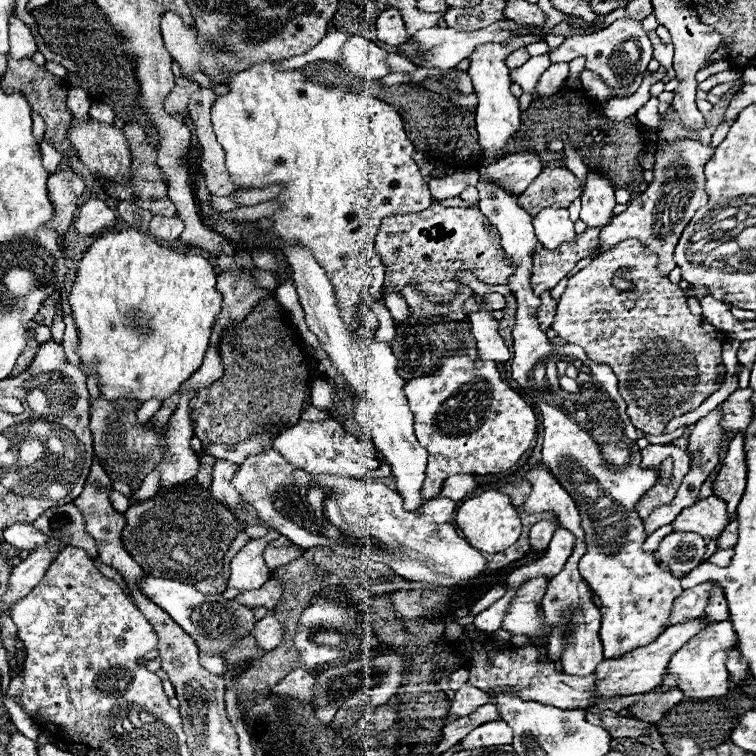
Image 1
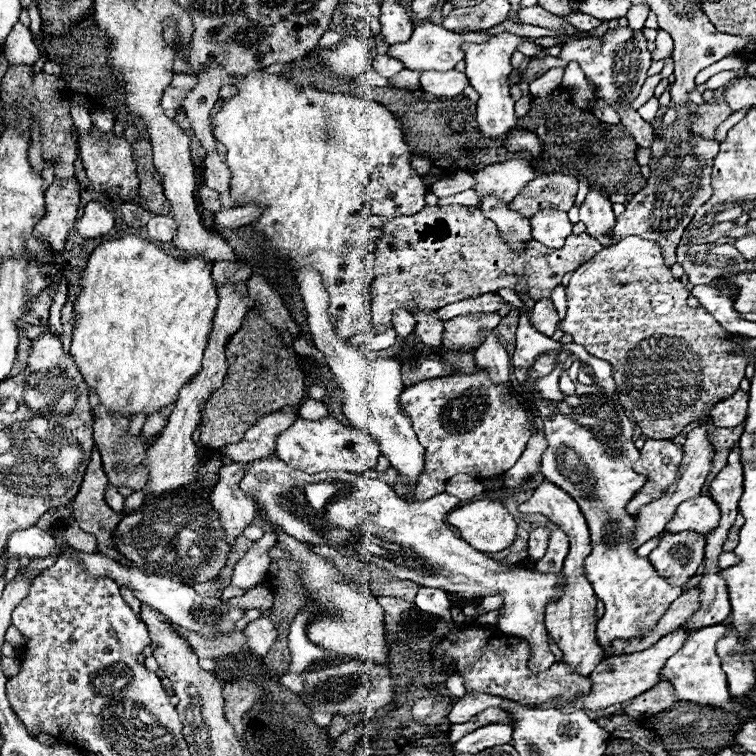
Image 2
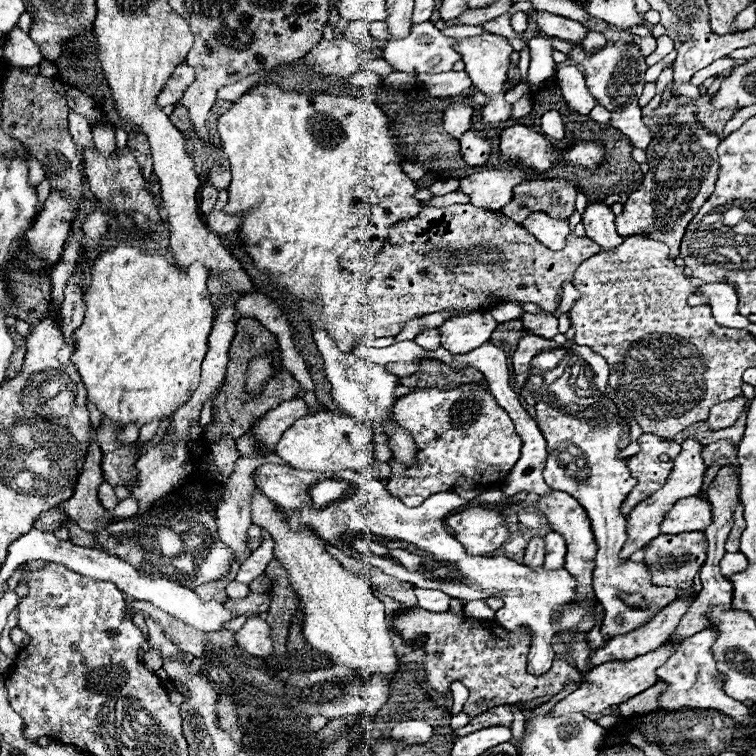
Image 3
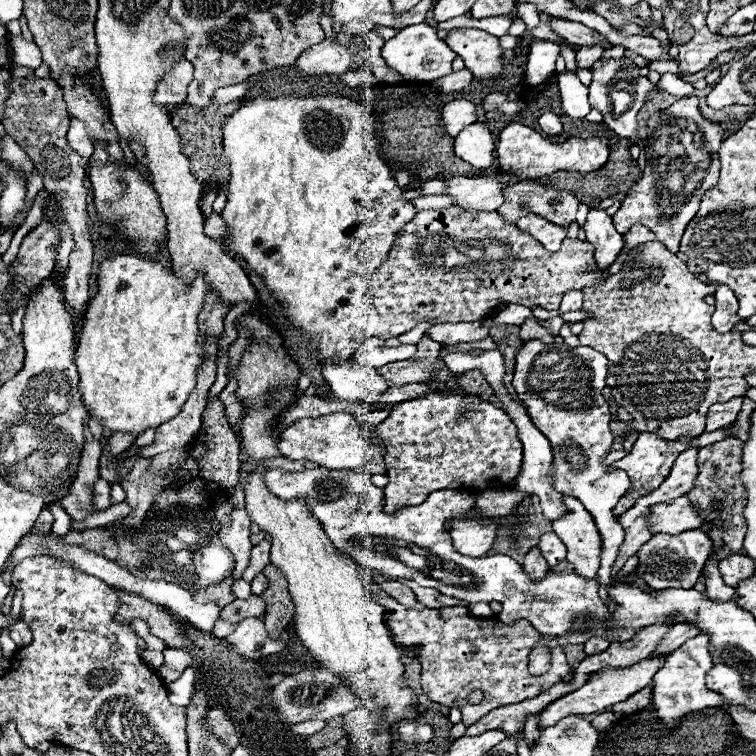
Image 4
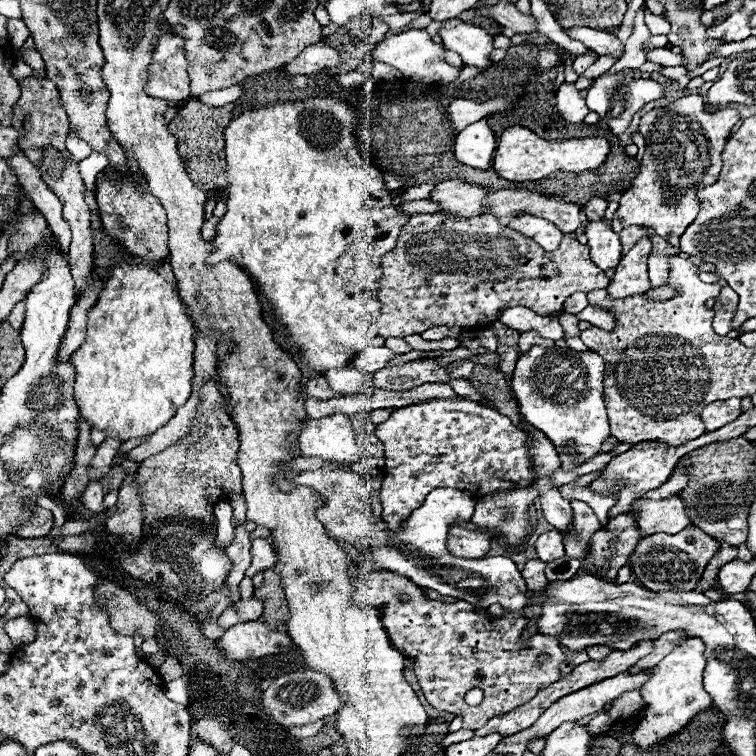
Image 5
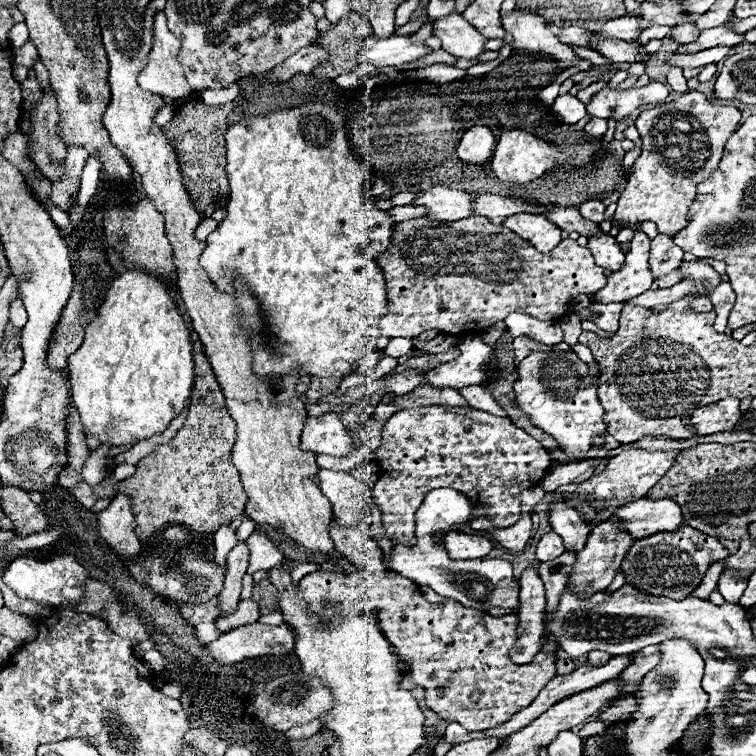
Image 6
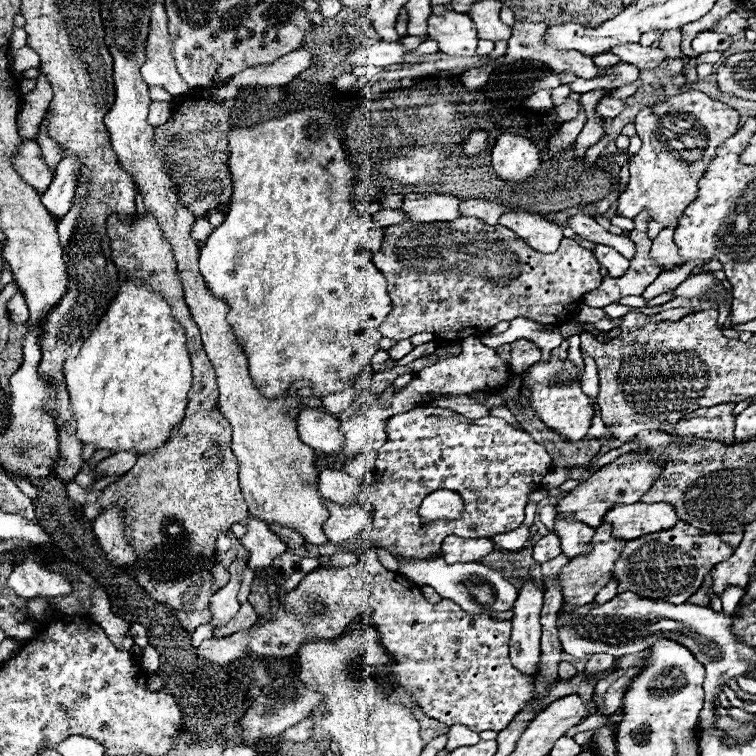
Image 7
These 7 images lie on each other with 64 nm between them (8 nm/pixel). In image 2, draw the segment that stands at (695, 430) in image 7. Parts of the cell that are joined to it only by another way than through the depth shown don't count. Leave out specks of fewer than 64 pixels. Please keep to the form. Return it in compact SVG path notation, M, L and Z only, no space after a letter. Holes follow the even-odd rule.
M738 390L724 402L718 402L710 410L710 420L716 428L734 428L746 420L746 394Z

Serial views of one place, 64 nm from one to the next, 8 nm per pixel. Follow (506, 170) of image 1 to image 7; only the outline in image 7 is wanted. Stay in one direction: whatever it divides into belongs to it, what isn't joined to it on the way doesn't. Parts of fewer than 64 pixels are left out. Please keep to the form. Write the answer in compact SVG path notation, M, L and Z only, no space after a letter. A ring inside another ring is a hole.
M406 194L400 210L412 222L448 222L456 220L460 200L450 194Z

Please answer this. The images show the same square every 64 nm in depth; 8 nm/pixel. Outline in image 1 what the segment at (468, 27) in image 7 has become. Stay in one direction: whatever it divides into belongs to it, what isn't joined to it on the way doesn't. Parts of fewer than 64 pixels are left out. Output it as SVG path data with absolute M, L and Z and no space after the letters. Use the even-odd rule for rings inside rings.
M526 35L512 38L508 44L496 44L496 42L488 42L484 46L478 46L470 60L470 68L468 74L472 78L474 90L478 94L478 108L476 108L476 128L480 134L480 146L484 150L484 154L488 158L500 156L504 152L504 148L510 144L510 140L516 140L516 134L520 130L520 108L518 108L518 100L512 96L510 92L510 68L506 66L506 56L530 42L544 41L543 36Z

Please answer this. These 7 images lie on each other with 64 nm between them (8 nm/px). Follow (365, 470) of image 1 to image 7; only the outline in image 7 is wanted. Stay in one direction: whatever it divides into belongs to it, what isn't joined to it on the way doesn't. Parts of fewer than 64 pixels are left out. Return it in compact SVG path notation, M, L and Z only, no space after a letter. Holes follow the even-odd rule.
M304 410L296 418L300 440L314 450L322 450L326 454L336 454L342 450L342 434L338 432L340 422L332 416L326 416L322 412Z

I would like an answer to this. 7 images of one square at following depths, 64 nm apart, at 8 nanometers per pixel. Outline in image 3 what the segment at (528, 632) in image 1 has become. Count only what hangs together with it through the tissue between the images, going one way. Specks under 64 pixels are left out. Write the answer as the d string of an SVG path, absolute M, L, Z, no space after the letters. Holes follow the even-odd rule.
M264 464L254 472L254 484L268 496L272 498L272 502L276 502L282 510L294 510L294 514L288 518L290 528L300 528L300 526L310 526L320 538L324 538L330 546L336 546L338 550L342 550L346 556L352 556L356 560L362 560L370 566L380 568L384 574L398 578L400 582L410 582L418 588L432 588L432 590L442 590L444 594L458 598L462 602L470 602L470 600L486 600L486 598L500 598L504 600L504 608L498 610L498 624L504 626L506 630L514 630L518 626L528 626L532 630L532 646L530 646L530 654L528 654L528 672L530 674L544 674L550 670L552 666L552 638L562 632L562 630L576 630L576 634L588 634L592 628L600 628L602 620L596 620L596 608L598 602L594 602L592 606L582 606L580 604L580 596L576 592L576 578L570 576L564 568L558 570L528 570L526 566L506 558L506 556L470 556L464 552L464 548L460 546L460 542L456 542L456 538L452 538L452 534L446 530L446 520L450 514L460 512L460 508L468 506L470 500L460 498L456 492L446 490L446 492L438 492L432 494L430 498L426 498L426 502L422 502L422 506L404 506L398 498L392 498L384 484L378 482L374 476L366 474L366 472L356 472L356 470L342 470L336 474L324 474L324 472L306 472L306 470L294 470L294 468L286 468L286 466L276 466L276 464ZM320 480L344 480L348 482L348 490L344 492L344 496L340 500L330 502L324 508L316 508L310 496L310 488L314 484L318 484ZM372 536L378 538L378 542L406 542L406 544L414 544L418 550L426 552L430 558L434 558L434 566L424 566L422 570L410 572L408 568L404 568L398 560L390 558L390 556L376 556L370 552L368 548L368 540L372 540Z

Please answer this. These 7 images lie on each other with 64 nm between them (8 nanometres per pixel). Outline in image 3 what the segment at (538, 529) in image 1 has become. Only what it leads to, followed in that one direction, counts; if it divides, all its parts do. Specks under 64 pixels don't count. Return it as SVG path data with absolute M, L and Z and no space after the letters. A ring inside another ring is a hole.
M540 536L532 538L532 542L528 544L526 548L526 554L524 554L524 564L530 568L530 570L540 570L544 566L544 540Z

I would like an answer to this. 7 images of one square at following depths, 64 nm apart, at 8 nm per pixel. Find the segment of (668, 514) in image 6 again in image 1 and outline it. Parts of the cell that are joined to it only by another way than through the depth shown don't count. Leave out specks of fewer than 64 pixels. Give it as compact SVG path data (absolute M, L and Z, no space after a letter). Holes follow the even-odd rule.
M716 496L702 498L690 508L684 508L672 522L676 532L698 532L704 540L716 538L728 524L726 504Z

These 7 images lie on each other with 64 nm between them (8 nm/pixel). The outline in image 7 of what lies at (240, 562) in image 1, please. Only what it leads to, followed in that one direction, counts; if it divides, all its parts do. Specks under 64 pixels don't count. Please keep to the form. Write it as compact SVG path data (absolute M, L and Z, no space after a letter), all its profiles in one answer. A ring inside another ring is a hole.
M258 518L246 522L246 534L240 538L240 544L250 550L248 566L254 570L264 570L276 556L286 552L286 542L270 530L268 522Z

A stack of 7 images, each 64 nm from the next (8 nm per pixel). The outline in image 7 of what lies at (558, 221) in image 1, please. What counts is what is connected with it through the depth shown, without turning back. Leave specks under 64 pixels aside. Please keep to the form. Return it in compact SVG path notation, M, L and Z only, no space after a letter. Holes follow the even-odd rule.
M508 212L504 214L498 224L510 228L520 240L524 240L532 250L550 254L560 246L562 228L548 222L542 216L528 214L528 212Z

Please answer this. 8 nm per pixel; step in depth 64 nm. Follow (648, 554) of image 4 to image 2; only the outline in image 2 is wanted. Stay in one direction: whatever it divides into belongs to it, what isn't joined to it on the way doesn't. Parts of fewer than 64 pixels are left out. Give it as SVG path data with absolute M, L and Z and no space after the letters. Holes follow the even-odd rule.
M698 532L662 534L658 546L648 554L654 570L676 586L684 586L704 560L706 538Z

